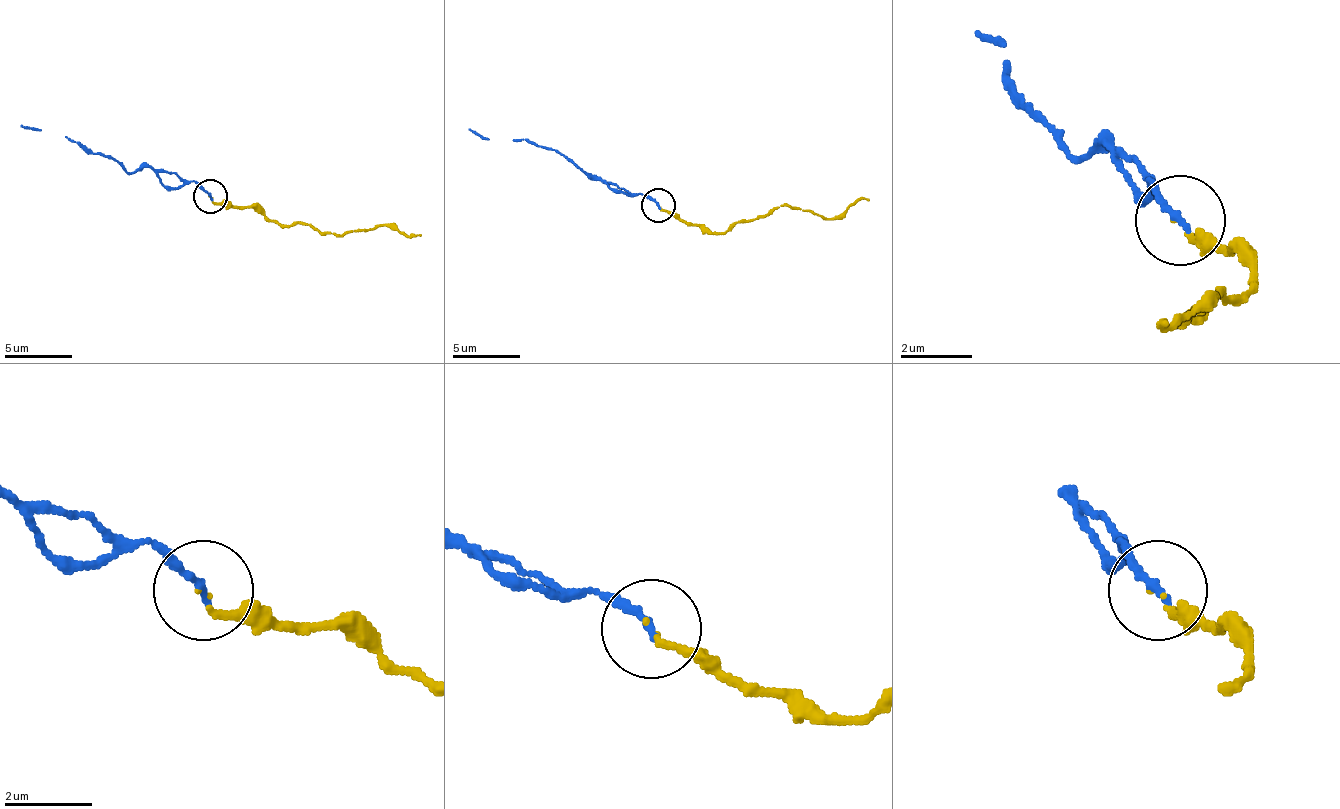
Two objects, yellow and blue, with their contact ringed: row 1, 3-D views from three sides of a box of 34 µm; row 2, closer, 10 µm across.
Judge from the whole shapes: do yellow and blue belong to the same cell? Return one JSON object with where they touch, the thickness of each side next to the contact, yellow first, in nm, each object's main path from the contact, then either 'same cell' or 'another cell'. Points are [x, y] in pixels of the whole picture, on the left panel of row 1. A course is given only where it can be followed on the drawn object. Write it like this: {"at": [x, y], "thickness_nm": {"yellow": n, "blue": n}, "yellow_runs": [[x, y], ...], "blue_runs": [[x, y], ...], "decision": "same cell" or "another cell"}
{"at": [210, 196], "thickness_nm": {"yellow": 80, "blue": 190}, "yellow_runs": [[209, 197], [237, 207], [257, 207], [271, 220], [311, 224], [335, 234], [389, 227], [403, 234], [420, 234]], "blue_runs": [[209, 197], [193, 180], [142, 166], [128, 173], [108, 156], [20, 126]], "decision": "same cell"}

